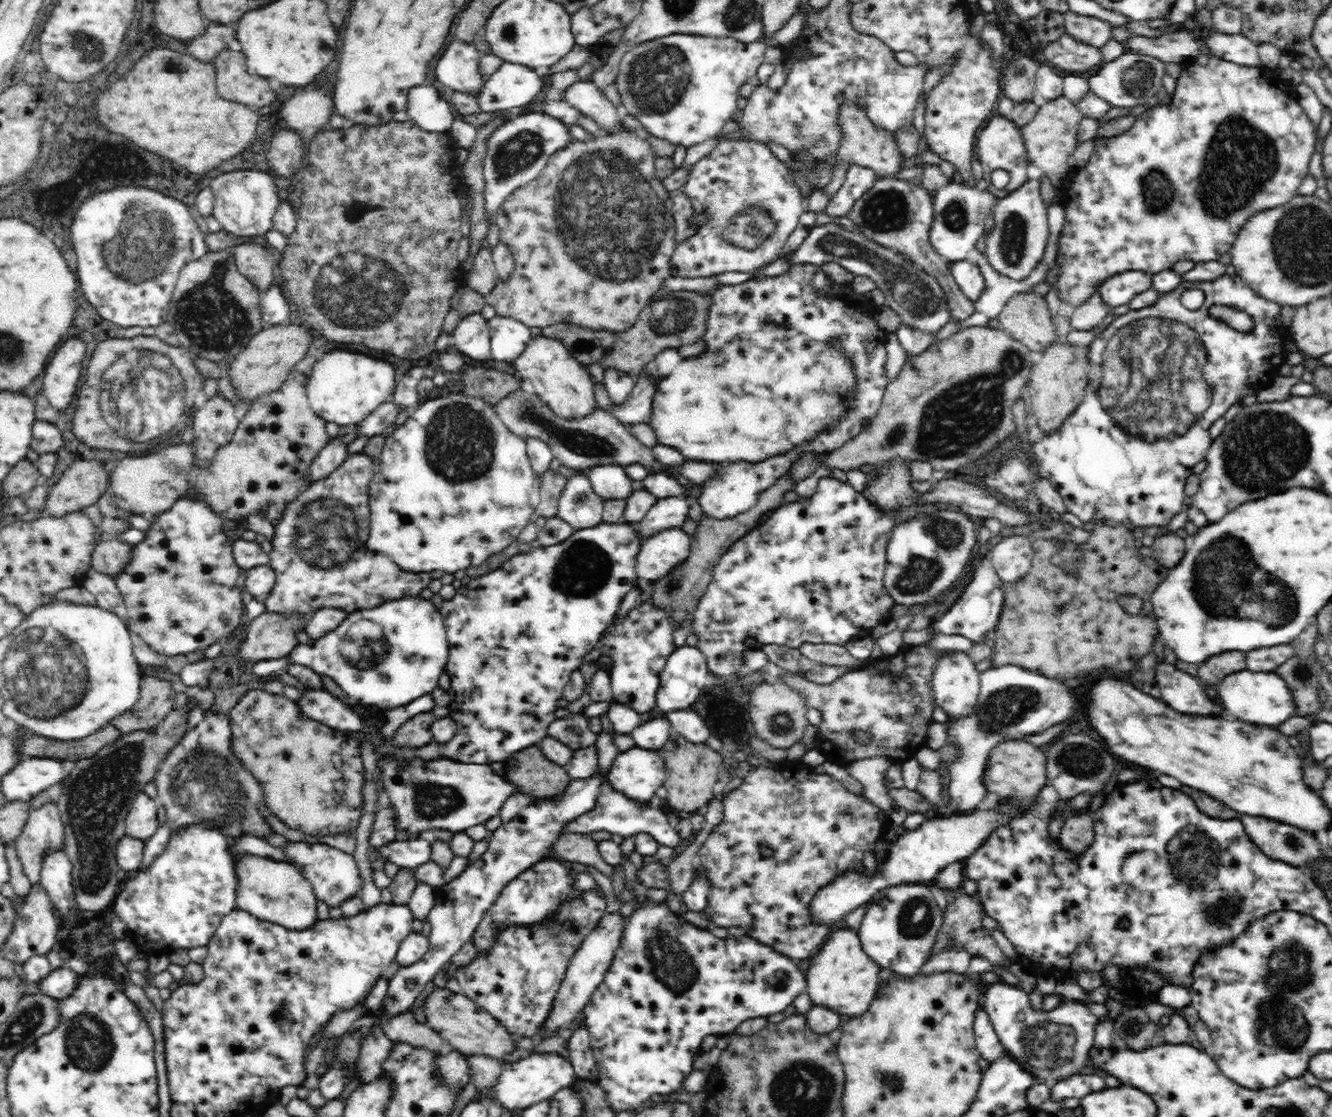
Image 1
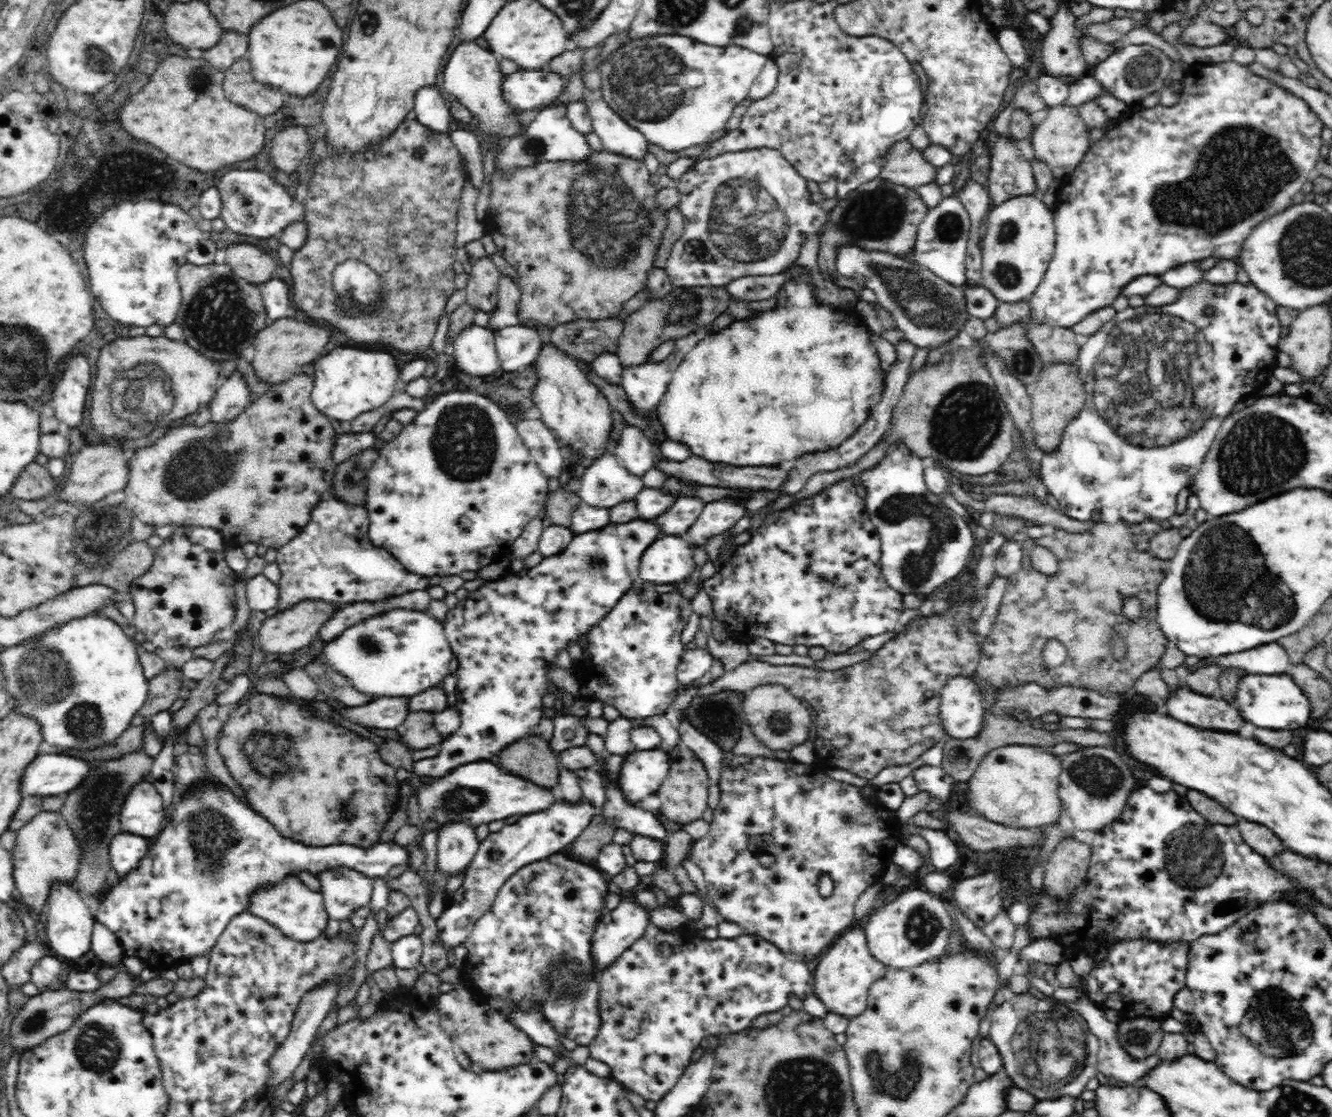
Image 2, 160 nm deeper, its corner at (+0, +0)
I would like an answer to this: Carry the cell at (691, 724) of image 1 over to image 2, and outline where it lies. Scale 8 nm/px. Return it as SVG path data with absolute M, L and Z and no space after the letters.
M682 720L679 728L679 734L682 736L682 744L688 749L692 748L694 754L702 761L708 778L718 783L723 769L723 760L725 751L718 742L704 736L694 726Z

